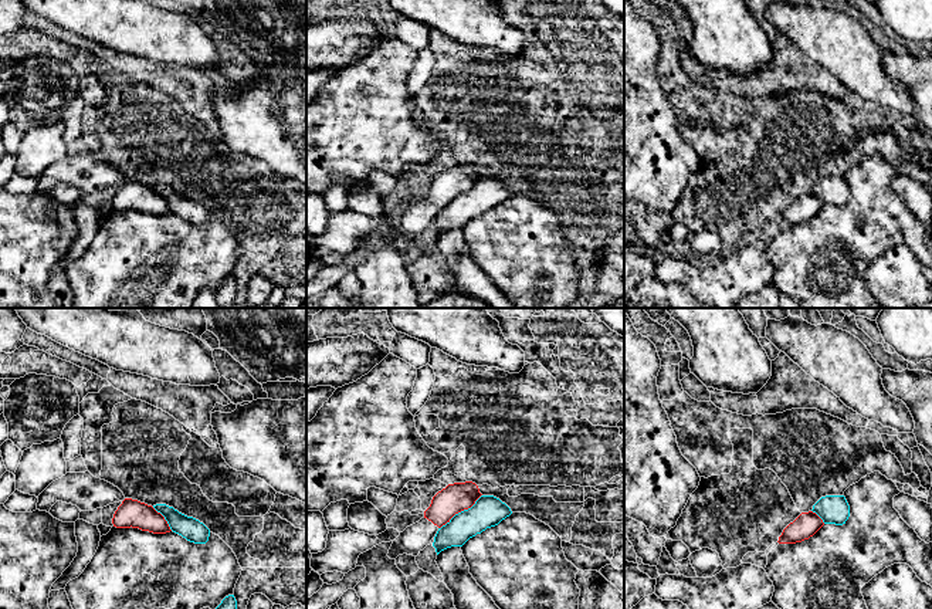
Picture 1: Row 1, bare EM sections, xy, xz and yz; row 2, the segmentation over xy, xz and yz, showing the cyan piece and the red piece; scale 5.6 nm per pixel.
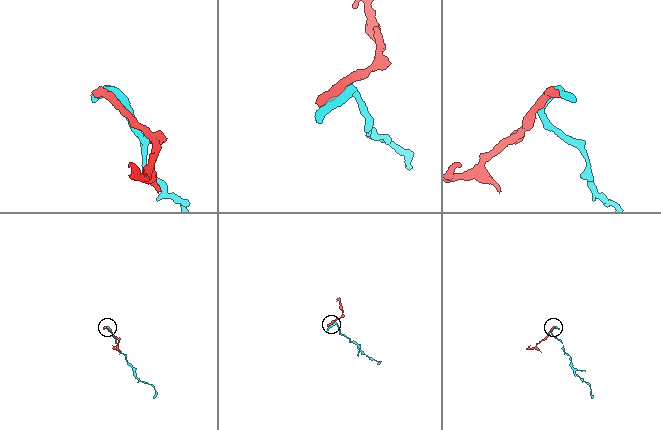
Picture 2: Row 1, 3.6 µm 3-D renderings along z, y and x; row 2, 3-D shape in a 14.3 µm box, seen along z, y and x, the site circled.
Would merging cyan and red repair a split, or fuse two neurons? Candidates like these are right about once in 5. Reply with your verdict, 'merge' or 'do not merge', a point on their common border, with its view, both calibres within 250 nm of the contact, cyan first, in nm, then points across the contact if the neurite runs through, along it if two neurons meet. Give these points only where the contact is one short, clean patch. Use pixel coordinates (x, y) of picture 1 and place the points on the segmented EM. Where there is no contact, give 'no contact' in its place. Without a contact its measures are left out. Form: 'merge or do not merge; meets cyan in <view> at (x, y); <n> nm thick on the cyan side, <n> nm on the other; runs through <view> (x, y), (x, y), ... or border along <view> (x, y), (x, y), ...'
do not merge; meets cyan in xz at (461, 511); 180 nm thick on the cyan side, 160 nm on the other

